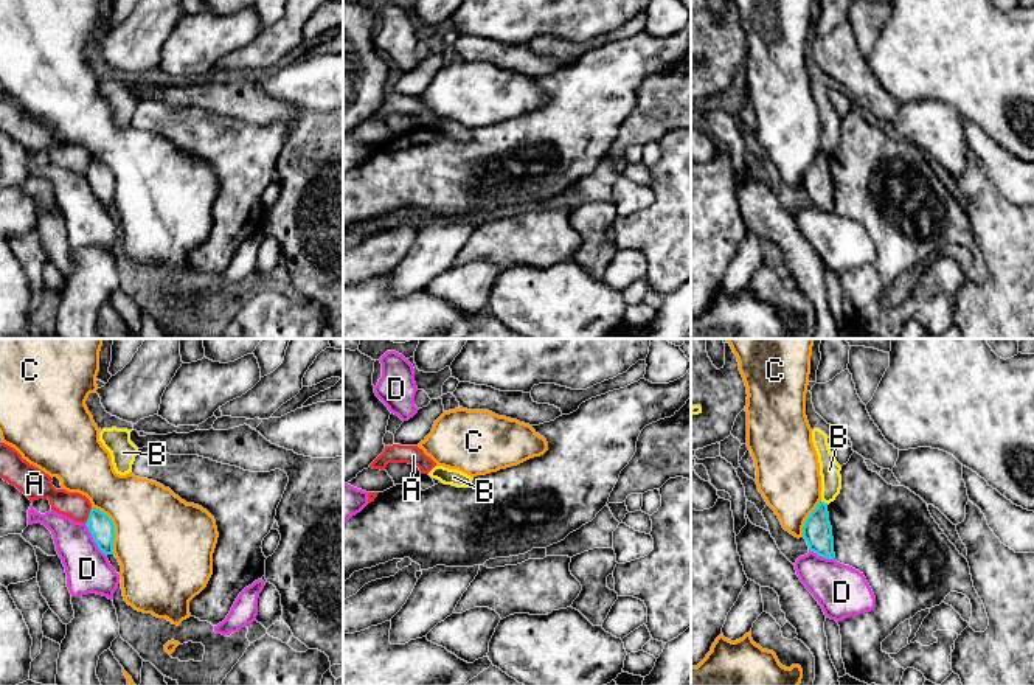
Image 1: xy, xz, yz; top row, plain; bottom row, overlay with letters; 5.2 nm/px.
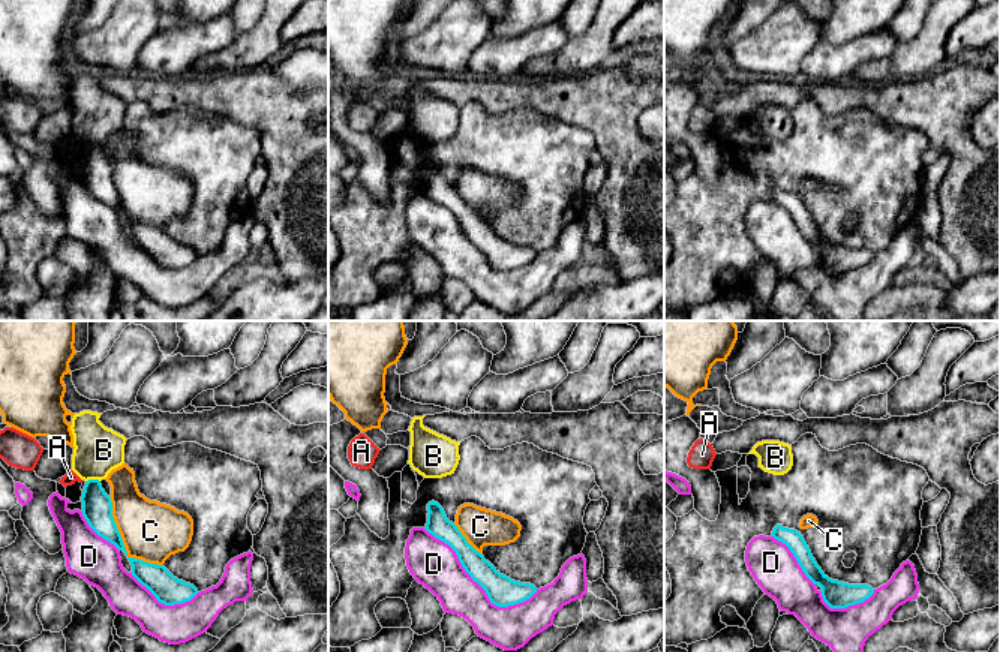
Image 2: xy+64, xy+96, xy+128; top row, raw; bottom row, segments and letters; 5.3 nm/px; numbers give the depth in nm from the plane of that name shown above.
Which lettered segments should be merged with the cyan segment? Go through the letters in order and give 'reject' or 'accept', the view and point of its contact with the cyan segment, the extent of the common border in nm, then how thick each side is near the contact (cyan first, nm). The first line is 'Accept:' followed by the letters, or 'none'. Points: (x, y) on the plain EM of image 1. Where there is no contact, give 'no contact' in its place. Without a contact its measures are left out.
Accept: none
A: reject | xy (89, 168) | 90 nm | 130/140 nm
B: reject | yz (823, 154) | 50 nm | 150/110 nm
C: reject | xy (114, 179) | 280 nm | 130/480 nm
D: reject | xy (93, 191) | 200 nm | 130/220 nm

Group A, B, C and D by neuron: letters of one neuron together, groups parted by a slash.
A / B / C / D

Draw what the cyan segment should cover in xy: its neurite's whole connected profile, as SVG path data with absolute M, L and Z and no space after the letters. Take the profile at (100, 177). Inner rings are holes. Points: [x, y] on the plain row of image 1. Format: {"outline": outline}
{"outline": "M92 160L85 174L98 200L107 208L113 207L115 177L102 163Z"}

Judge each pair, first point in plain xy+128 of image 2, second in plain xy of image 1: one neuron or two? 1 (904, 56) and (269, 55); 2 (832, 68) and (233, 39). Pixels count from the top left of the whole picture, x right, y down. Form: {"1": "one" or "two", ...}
{"1": "one", "2": "one"}

